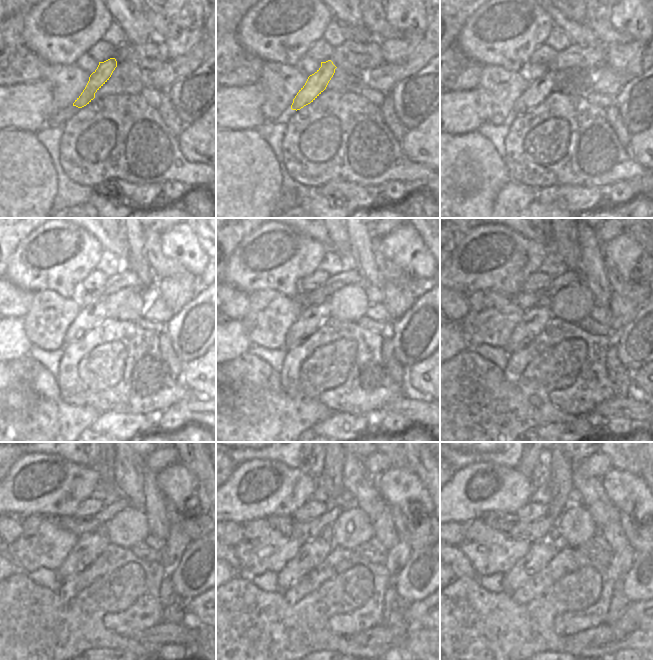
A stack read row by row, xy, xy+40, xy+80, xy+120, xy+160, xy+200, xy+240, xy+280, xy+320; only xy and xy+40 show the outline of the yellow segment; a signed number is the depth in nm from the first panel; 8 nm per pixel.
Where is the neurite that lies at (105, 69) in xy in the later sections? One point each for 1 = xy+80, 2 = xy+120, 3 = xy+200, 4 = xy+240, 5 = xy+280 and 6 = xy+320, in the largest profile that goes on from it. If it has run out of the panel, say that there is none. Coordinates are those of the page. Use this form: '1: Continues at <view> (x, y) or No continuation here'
1: Continues at xy+80 (539, 88)
2: Continues at xy+120 (91, 313)
3: Continues at xy+200 (535, 319)
4: Continues at xy+240 (89, 545)
5: Continues at xy+280 (294, 569)
6: Continues at xy+320 (521, 572).

